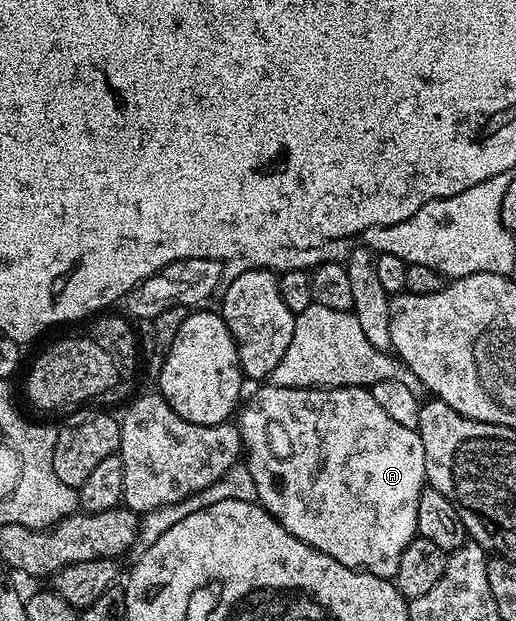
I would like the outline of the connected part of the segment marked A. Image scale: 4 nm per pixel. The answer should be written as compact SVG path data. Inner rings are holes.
M264 384L242 406L238 414L237 428L243 440L243 453L245 464L253 480L257 485L258 504L266 509L289 535L301 539L309 547L337 559L350 569L361 569L364 573L372 573L378 577L394 579L397 575L397 567L401 563L401 553L405 547L417 536L417 503L421 499L427 479L425 471L425 447L421 447L421 439L418 432L409 427L401 427L396 423L373 399L370 388L361 385L336 385L334 387L316 387L314 389L294 389L293 387L281 387L280 385Z

